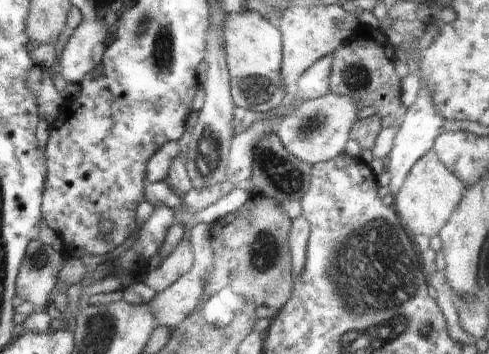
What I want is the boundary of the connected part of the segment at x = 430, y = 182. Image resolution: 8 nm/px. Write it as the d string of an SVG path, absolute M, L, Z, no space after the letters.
M428 151L410 170L410 174L406 176L402 188L398 190L398 194L394 198L396 206L396 212L402 220L402 226L408 230L410 236L416 234L424 234L428 238L437 236L437 234L444 228L444 225L452 212L458 208L464 186L462 182L456 178L455 174L452 174L433 151Z

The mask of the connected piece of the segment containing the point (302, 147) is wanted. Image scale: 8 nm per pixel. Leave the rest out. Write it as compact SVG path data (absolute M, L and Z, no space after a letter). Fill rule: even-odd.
M330 91L322 98L305 100L300 108L282 118L276 128L277 135L292 156L313 166L345 153L346 142L351 138L350 133L360 120L358 113L363 108L364 106L358 106L356 98Z

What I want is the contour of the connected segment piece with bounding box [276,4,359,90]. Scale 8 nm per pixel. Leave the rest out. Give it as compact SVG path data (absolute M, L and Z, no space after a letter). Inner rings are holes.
M316 5L308 7L292 6L283 12L276 23L282 41L282 82L287 90L294 89L298 79L320 58L335 51L359 25L354 20L355 13L346 12L342 6Z

